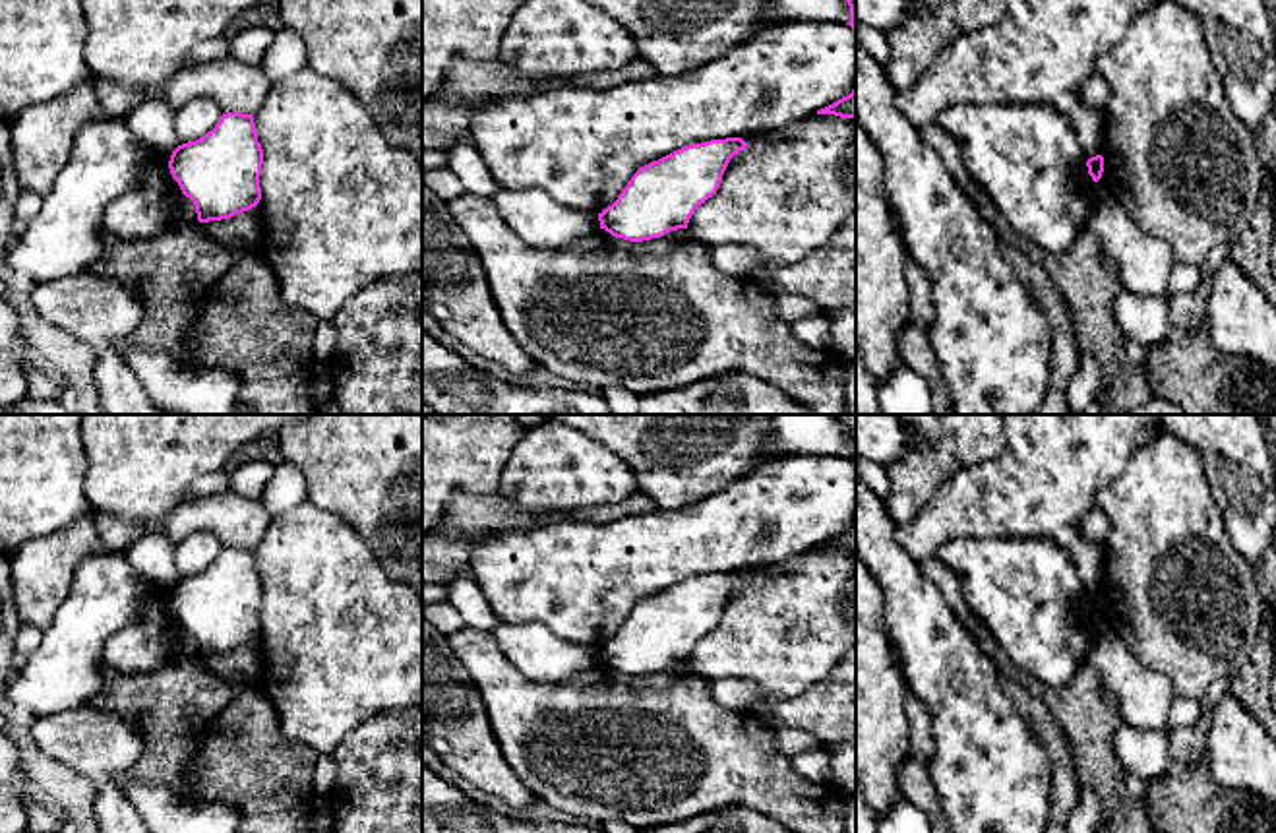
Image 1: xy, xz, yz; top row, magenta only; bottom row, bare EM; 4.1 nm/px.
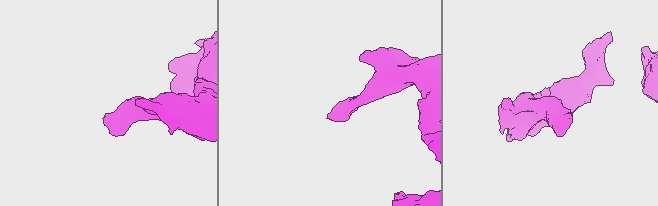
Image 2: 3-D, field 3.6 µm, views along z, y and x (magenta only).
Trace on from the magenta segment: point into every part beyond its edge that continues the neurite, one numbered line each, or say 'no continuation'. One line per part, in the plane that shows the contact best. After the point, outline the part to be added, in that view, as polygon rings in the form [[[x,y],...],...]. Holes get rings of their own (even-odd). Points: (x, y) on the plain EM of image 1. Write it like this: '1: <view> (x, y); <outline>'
no continuation

